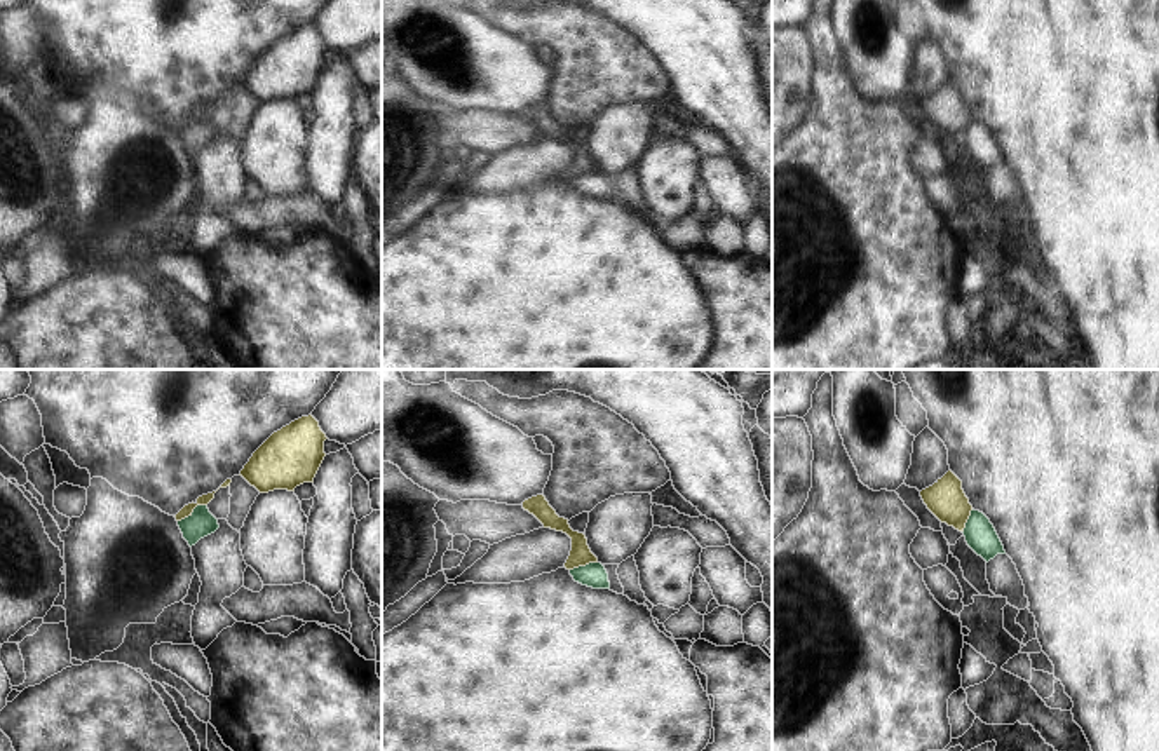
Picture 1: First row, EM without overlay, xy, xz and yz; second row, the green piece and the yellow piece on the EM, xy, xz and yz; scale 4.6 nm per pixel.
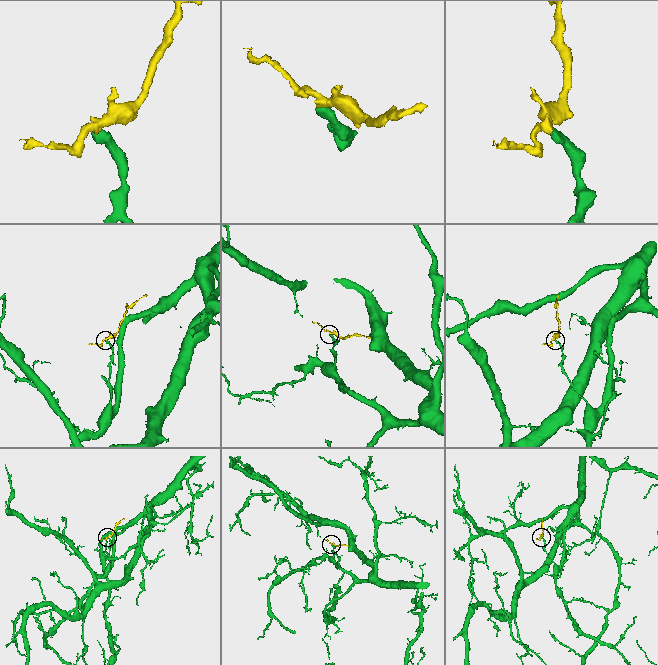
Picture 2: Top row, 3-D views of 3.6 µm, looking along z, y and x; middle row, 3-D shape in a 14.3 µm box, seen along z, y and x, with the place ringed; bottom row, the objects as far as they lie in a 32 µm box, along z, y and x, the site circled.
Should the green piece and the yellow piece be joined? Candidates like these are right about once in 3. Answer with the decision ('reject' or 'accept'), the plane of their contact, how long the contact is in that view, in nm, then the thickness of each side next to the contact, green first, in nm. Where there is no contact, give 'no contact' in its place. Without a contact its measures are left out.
reject; contact in xy; length 160 nm; calibres 120 and 50 nm

